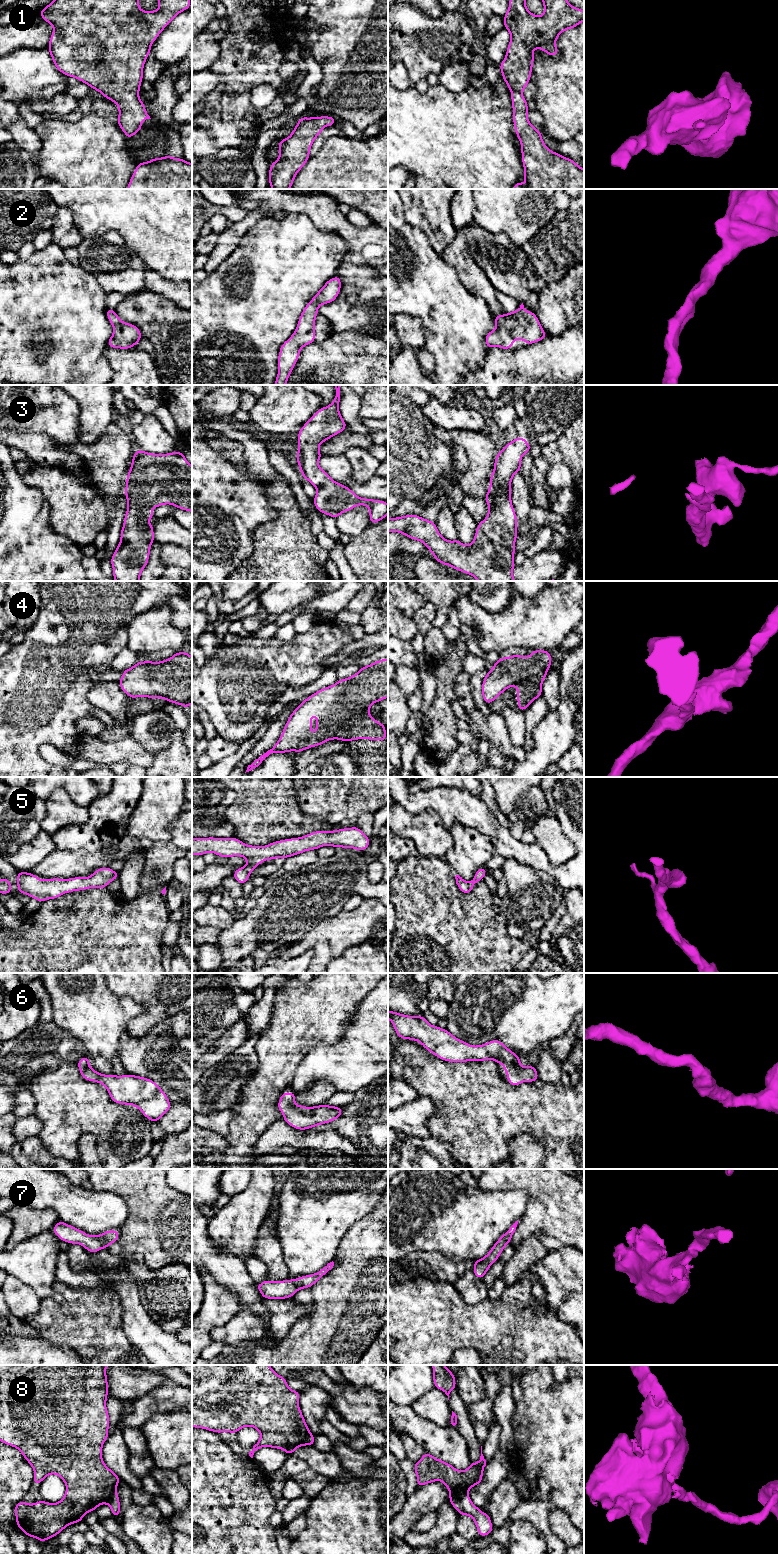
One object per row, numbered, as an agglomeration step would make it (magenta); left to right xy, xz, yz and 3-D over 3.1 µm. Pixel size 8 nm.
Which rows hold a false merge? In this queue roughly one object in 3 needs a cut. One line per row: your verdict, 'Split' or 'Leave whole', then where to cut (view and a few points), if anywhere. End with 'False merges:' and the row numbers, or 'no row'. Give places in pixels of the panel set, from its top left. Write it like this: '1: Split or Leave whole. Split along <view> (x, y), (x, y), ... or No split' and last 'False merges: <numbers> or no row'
1: Leave whole. No split
2: Leave whole. No split
3: Leave whole. No split
4: Leave whole. No split
5: Leave whole. No split
6: Leave whole. No split
7: Leave whole. No split
8: Split. Split along yz (467, 1492), (458, 1494), (450, 1502)
False merges: 8

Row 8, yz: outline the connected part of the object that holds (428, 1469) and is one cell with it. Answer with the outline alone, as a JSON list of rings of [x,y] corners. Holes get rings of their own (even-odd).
[[[481,1446],[481,1456],[478,1463],[474,1463],[471,1460],[471,1465],[467,1467],[466,1470],[460,1471],[453,1467],[451,1464],[446,1463],[438,1458],[435,1458],[431,1454],[425,1451],[424,1455],[421,1459],[414,1463],[414,1471],[417,1476],[417,1487],[421,1487],[425,1484],[442,1481],[446,1488],[450,1493],[450,1498],[447,1500],[448,1502],[452,1502],[454,1498],[458,1495],[468,1493],[468,1491],[475,1485],[479,1485],[482,1483],[483,1478],[483,1470],[486,1466],[486,1460],[482,1454],[482,1446]]]

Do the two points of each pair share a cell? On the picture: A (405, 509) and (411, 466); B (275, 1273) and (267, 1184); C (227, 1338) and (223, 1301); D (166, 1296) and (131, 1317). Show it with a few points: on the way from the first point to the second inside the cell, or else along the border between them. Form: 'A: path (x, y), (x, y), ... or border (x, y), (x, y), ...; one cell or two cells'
A: border (417, 501), (403, 500), (398, 505); two cells
B: path (270, 1251), (256, 1233), (256, 1206); one cell
C: border (241, 1308), (210, 1332), (211, 1341); two cells
D: border (137, 1286), (142, 1306), (147, 1314), (160, 1326); two cells

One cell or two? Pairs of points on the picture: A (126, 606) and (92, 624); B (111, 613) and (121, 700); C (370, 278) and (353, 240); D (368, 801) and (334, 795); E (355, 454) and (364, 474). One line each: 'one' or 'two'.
A: one
B: two
C: two
D: one
E: one

